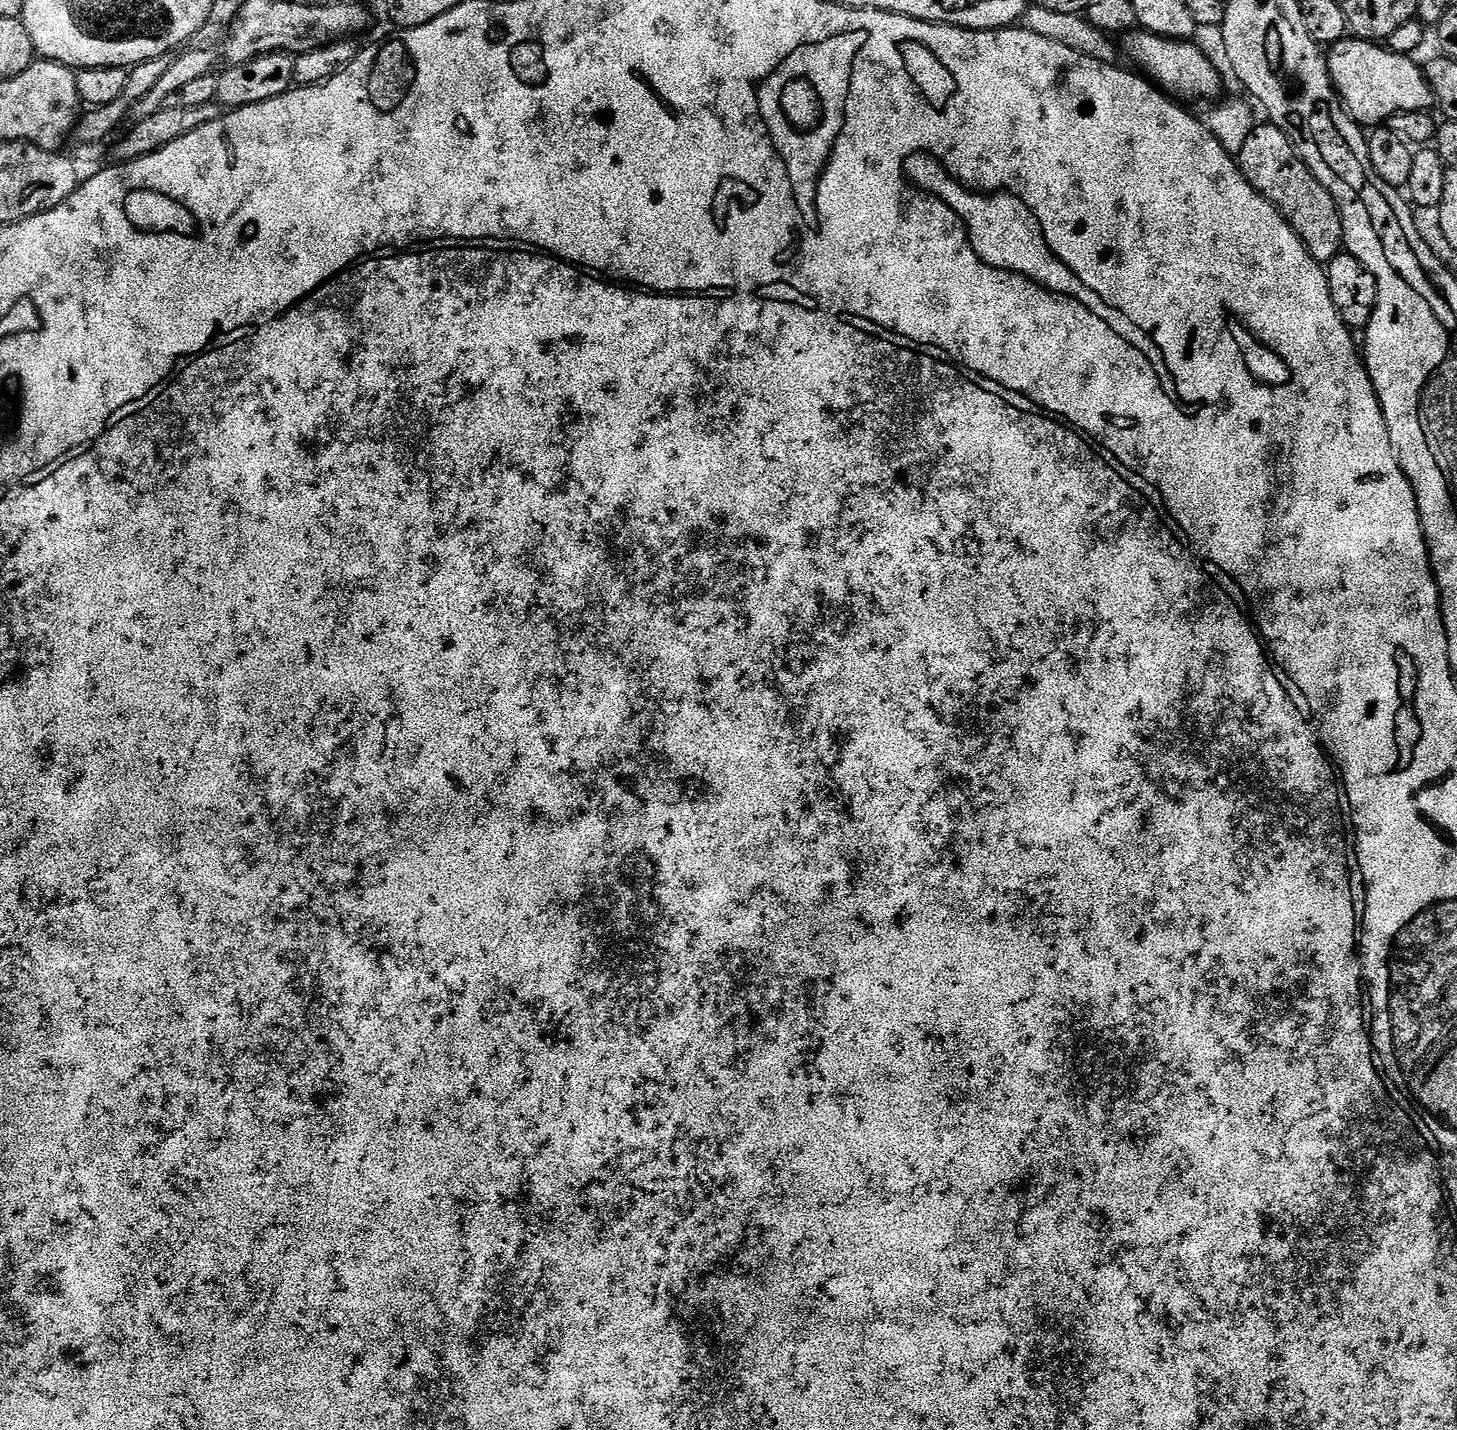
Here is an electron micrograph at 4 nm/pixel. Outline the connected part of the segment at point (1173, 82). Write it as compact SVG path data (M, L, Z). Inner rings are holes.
M1133 30L1127 33L1123 40L1123 51L1125 48L1129 58L1134 63L1141 64L1145 68L1143 71L1165 93L1177 92L1180 96L1216 96L1219 94L1220 84L1222 84L1221 74L1196 43L1187 40L1168 40L1165 36L1156 36L1152 32L1143 30Z

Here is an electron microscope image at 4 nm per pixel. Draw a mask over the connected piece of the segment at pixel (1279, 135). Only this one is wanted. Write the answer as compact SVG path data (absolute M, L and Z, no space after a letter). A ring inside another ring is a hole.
M1271 122L1257 123L1246 146L1238 154L1240 171L1256 192L1260 192L1278 209L1294 231L1302 238L1306 250L1316 261L1328 265L1344 248L1344 227L1335 198L1318 182L1292 140Z

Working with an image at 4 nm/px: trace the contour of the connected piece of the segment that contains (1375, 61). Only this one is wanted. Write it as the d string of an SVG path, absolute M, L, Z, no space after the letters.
M1345 38L1327 49L1328 69L1332 75L1332 87L1340 94L1348 113L1361 126L1380 126L1403 112L1426 112L1433 107L1432 86L1423 67L1415 64L1412 56L1403 56L1379 43L1359 38Z

